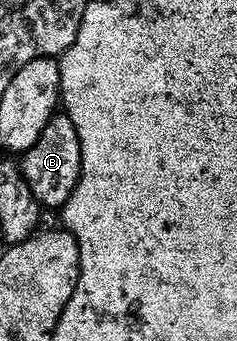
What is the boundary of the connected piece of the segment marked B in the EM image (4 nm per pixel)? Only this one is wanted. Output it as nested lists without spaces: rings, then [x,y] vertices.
[[[58,111],[48,119],[44,131],[40,131],[40,139],[32,143],[20,157],[22,178],[28,183],[32,195],[39,206],[57,210],[72,195],[80,175],[80,139],[76,127],[72,127],[72,119]]]

